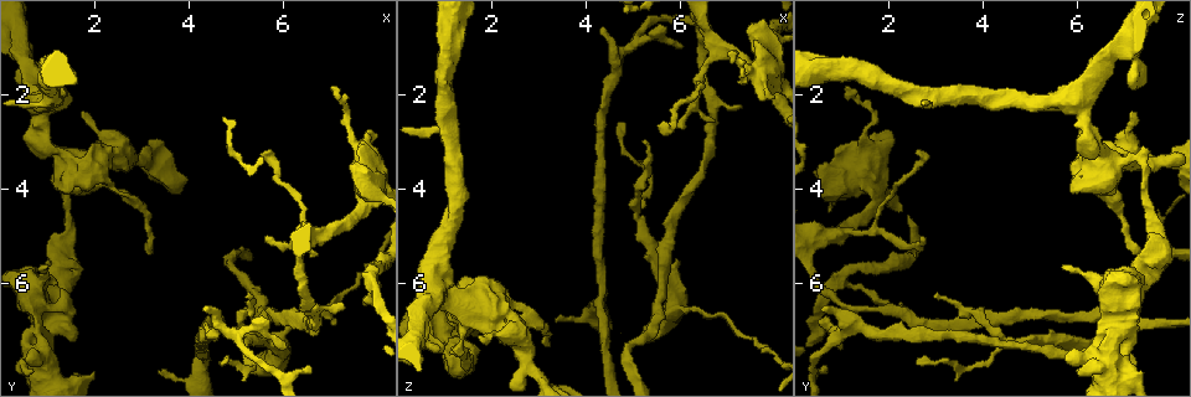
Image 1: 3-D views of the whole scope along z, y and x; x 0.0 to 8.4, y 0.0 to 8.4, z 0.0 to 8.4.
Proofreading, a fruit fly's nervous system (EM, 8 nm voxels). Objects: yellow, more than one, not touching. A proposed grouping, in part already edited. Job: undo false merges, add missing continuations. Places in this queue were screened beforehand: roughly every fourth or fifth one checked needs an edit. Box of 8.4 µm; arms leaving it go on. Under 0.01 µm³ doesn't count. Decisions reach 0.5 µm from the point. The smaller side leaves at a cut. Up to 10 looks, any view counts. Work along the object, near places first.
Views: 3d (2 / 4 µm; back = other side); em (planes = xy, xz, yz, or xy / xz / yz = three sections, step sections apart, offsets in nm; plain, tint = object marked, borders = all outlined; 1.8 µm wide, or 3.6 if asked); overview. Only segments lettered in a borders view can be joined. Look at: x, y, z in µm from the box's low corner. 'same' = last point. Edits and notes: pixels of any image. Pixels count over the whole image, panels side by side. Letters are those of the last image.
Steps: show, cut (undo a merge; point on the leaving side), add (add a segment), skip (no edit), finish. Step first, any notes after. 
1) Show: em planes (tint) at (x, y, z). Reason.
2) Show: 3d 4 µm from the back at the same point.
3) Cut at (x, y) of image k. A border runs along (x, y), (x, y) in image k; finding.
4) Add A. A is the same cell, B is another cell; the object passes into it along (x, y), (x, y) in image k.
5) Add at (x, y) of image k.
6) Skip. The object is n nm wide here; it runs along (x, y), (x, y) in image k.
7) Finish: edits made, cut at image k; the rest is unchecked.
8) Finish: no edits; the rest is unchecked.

Show: 3d 2 µm at (0.70, 7.85, 6.70). Three-way junction.

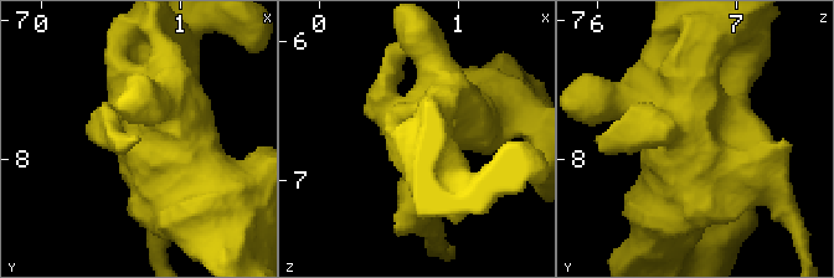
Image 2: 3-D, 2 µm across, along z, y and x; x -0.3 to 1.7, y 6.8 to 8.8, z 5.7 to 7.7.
Show: em planes (borders) at (0.74, 7.80, 6.70). Now the EM.

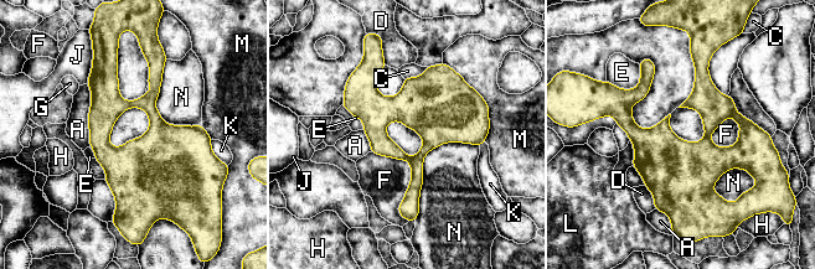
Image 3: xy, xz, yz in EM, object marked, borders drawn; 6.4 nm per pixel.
Skip. A, C, D, E, F, G, H, J, K, L, M and N are other cells; a border runs along (371, 151), (408, 163), (408, 221) in image 3; one cell here.

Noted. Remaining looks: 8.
Show: em yz step 8 (borders) at (5.20, 6.20, 3.05). An open end.

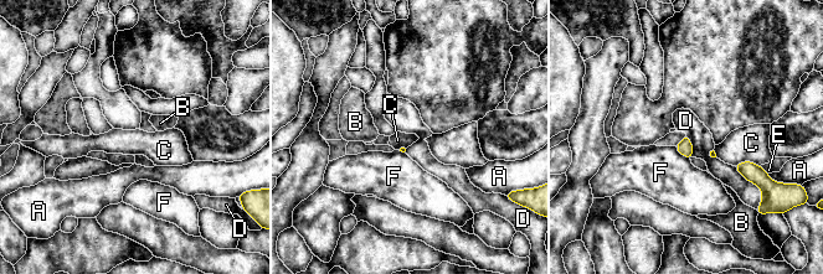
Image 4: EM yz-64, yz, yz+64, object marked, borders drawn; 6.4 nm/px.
Skip. A, B, C, D, E and F are other cells; a border runs along (760, 165), (740, 161), (735, 166) in image 4; none of them fits.

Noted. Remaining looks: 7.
Show: 3d 4 µm at (4.35, 6.60, 0.60). Free end.

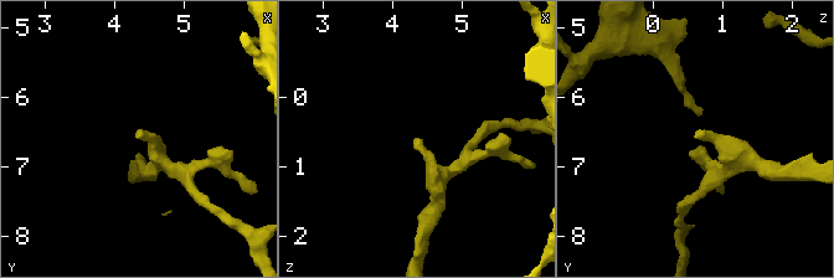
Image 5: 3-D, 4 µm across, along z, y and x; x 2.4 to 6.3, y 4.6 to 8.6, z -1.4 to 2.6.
Show: em planes (borders) at (4.35, 6.60, 0.60).

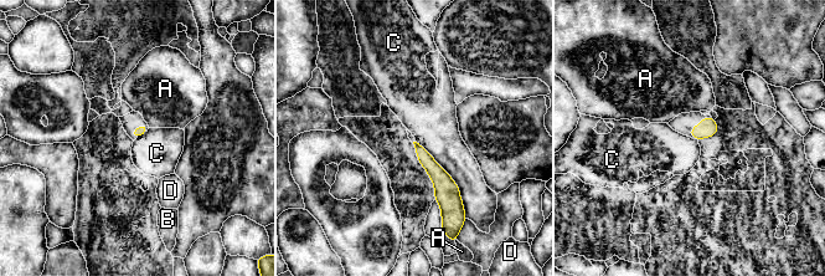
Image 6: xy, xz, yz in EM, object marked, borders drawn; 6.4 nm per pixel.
Skip. A, B, C and D are other cells; a border runs along (416, 141), (454, 182), (464, 209) in image 6; none of them fits.

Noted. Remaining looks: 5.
Show: 3d 2 µm at (7.40, 2.70, 1.55). Sudden change in width.

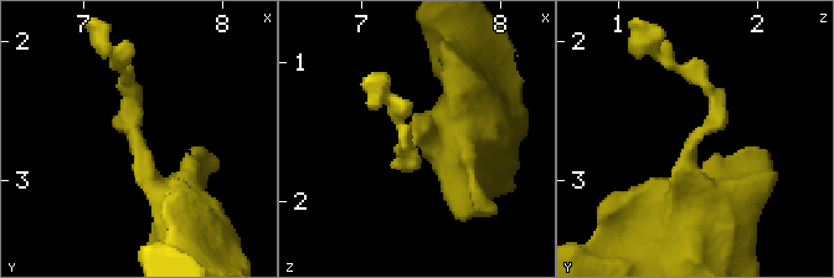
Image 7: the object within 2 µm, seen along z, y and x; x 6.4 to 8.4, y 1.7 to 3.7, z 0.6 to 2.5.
Show: em planes (borders) at (7.36, 2.66, 1.56). Shape alone is not enough.

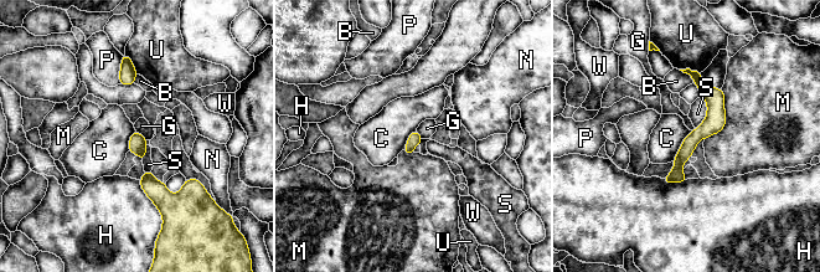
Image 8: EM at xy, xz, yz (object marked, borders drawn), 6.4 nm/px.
Skip. B, C, G, H, M, N, P, S, U and W are other cells; a border runs along (691, 131), (672, 160) in image 8; one cell here.

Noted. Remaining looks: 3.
Finish: no edits; the rest is unchecked.

